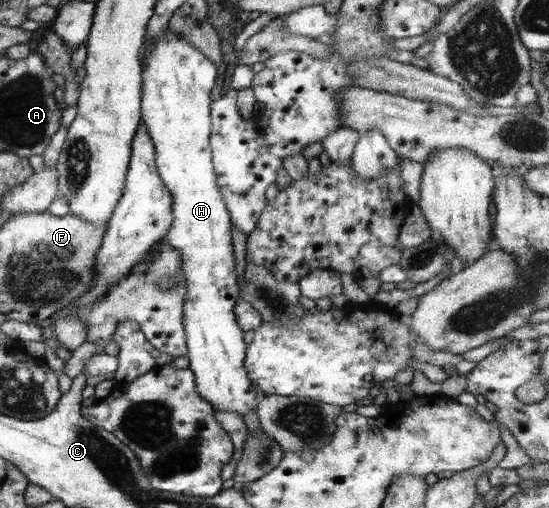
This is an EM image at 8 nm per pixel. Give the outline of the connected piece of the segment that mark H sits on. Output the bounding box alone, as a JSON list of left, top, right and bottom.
[141,27,261,417]

